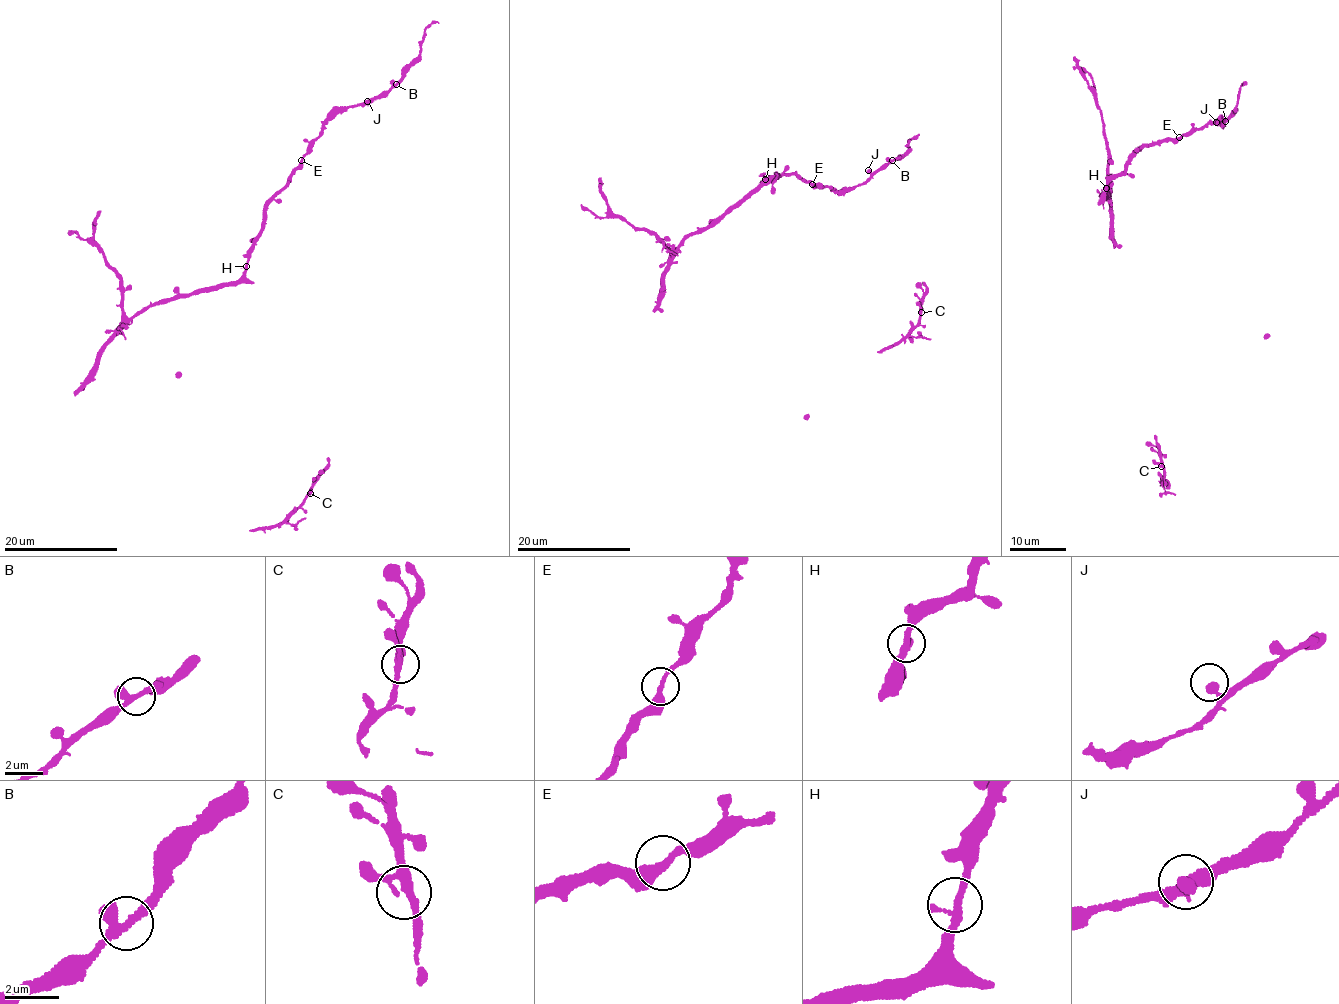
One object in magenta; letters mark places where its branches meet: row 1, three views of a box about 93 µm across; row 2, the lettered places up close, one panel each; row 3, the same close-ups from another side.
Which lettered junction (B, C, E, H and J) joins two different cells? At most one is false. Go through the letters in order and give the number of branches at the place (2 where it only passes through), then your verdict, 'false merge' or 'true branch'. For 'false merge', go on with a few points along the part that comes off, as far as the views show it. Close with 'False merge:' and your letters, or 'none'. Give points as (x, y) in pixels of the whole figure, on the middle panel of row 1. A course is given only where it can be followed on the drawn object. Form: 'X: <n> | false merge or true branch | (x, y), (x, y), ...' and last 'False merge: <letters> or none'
B: 3 | true branch
C: 3 | true branch
E: 2 | true branch
H: 3 | true branch
J: 2 | true branch
False merge: none

